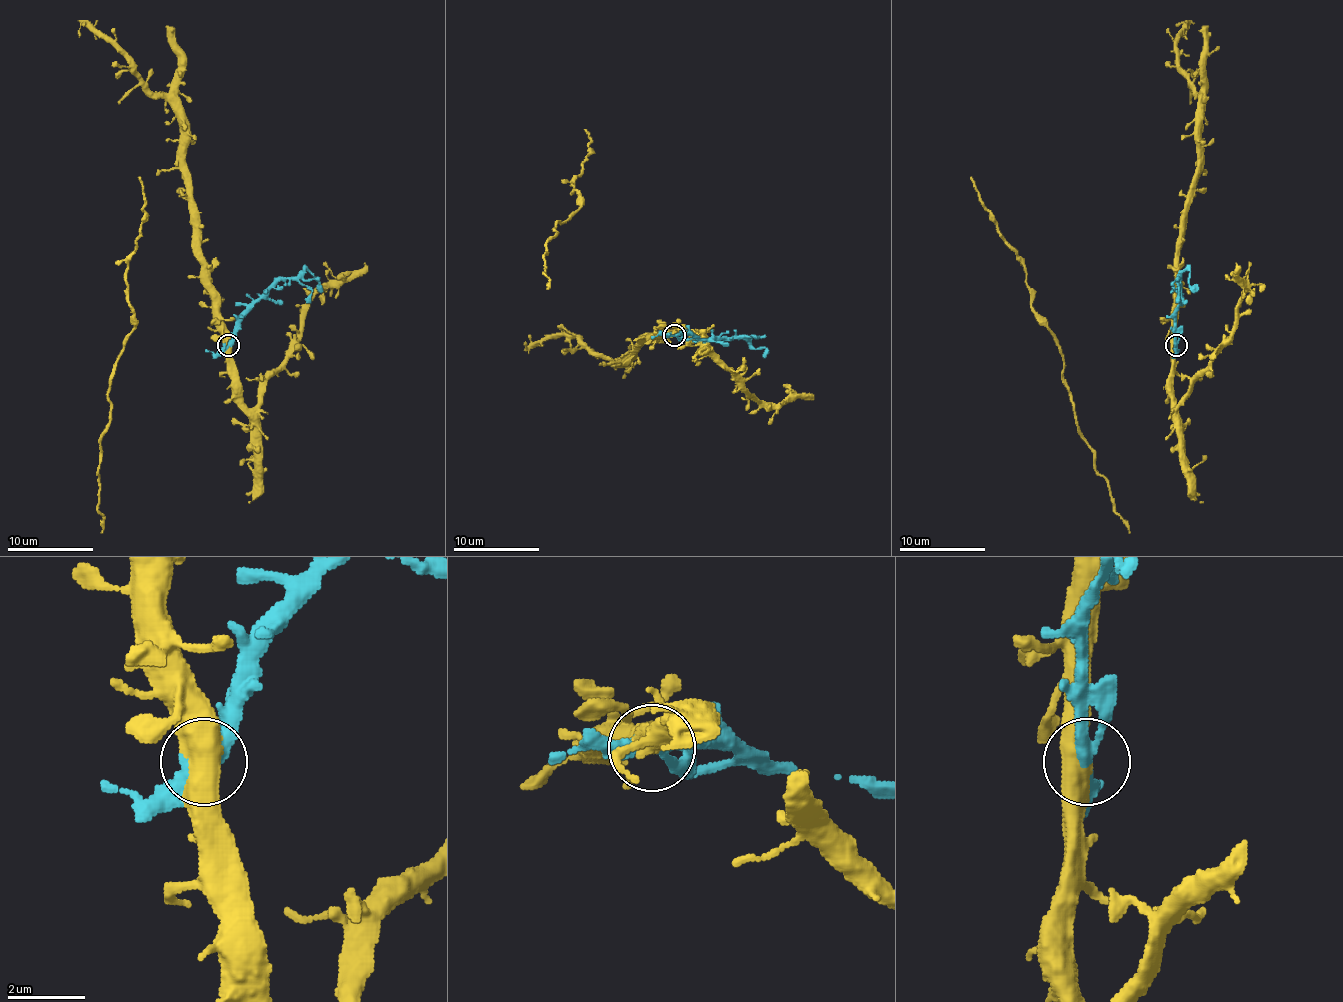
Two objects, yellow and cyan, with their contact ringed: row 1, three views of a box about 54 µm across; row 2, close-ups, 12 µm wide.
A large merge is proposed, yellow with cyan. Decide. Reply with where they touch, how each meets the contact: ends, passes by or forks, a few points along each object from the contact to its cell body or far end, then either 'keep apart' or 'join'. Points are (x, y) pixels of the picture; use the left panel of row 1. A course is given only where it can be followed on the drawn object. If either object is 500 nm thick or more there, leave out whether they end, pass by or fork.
place (228, 345); course yellow (227, 346), (182, 168), (180, 114), (154, 95), (116, 46), (84, 24), (80, 37); course cyan (227, 346), (236, 322), (281, 279), (294, 279), (302, 271), (309, 271), (319, 283), (317, 290); keep apart

